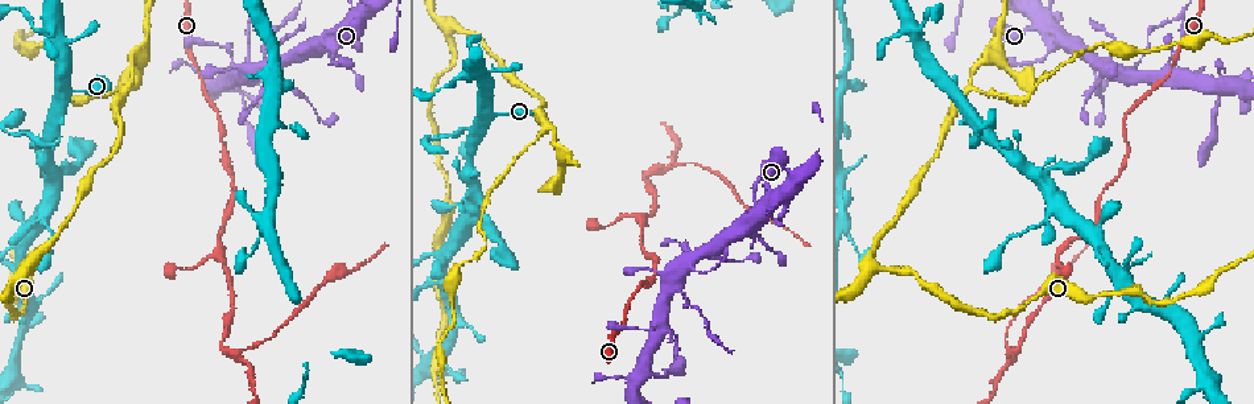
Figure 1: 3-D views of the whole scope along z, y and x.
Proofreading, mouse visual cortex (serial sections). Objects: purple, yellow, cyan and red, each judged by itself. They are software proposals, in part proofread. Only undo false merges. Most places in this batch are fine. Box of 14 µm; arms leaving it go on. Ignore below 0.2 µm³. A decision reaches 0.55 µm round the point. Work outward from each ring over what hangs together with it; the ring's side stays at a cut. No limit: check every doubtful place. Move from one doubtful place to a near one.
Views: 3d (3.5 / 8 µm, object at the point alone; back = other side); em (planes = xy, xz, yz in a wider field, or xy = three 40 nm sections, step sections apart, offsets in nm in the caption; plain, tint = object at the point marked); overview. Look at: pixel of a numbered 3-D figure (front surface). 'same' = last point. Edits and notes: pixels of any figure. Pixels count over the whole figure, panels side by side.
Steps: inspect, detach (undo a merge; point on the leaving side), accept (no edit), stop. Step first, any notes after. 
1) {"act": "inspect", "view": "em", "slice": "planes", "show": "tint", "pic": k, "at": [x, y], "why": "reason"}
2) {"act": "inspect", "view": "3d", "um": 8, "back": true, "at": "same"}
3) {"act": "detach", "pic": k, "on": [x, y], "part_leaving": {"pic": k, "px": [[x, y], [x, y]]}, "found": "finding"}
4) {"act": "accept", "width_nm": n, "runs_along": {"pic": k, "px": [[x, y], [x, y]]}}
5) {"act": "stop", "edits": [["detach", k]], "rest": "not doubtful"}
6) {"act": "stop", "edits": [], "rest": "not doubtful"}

{"act": "inspect", "view": "3d", "um": 3.5, "pic": 1, "at": [680, 291], "why": "side arm on a straight run"}

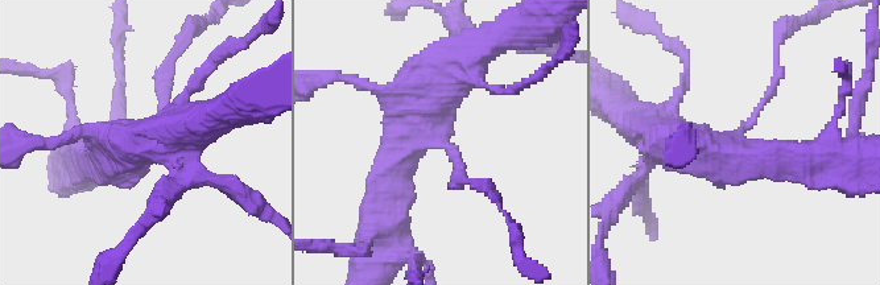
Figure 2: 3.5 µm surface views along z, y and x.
{"act": "inspect", "view": "em", "slice": "xy", "step": 1, "show": "tint", "pic": 2, "at": [438, 139]}

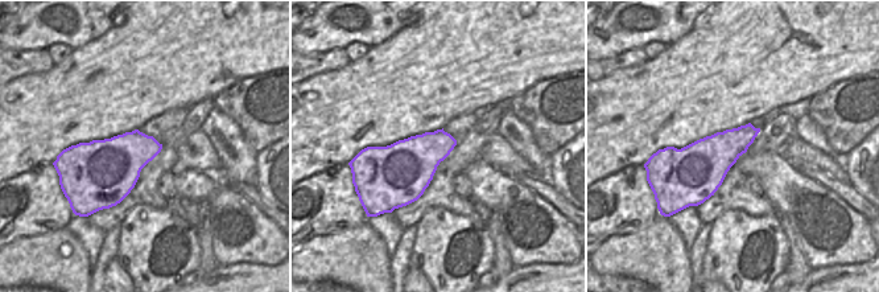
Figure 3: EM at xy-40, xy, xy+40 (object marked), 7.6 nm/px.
{"act": "accept", "runs_along": {"pic": 2, "px": [[469, 56], [424, 93], [388, 197]]}, "found": "continuous, no second cell"}

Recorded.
{"act": "inspect", "view": "3d", "um": 3.5, "pic": 1, "at": [224, 349], "why": "sharp bend"}

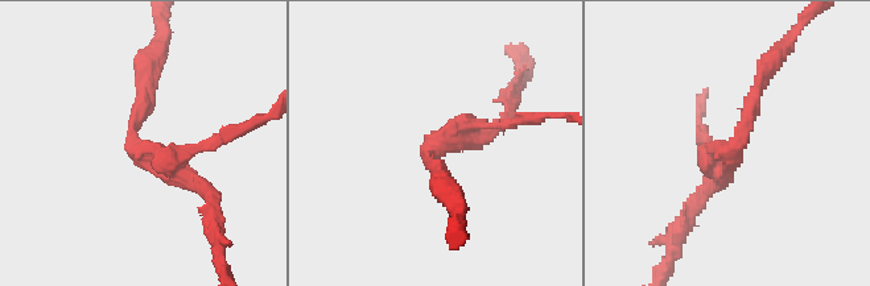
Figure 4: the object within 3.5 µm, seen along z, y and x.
{"act": "inspect", "view": "em", "slice": "planes", "show": "tint", "pic": 4, "at": [738, 144], "why": "now the EM"}

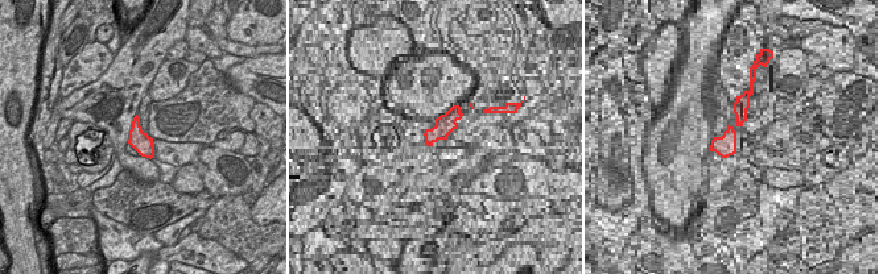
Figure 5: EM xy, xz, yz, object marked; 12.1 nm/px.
{"act": "detach", "pic": 4, "on": [219, 137], "part_leaving": {"pic": 4, "px": [[135, 146], [192, 154], [248, 127]]}, "found": "a second cell is stuck on"}

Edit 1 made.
{"act": "inspect", "view": "3d", "um": 3.5, "pic": 1, "at": [691, 308]}

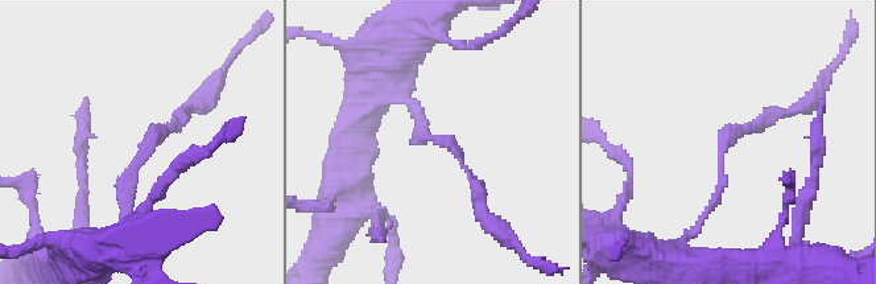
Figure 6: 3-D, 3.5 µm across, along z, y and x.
{"act": "inspect", "view": "em", "slice": "planes", "show": "tint", "pic": 6, "at": [426, 141]}

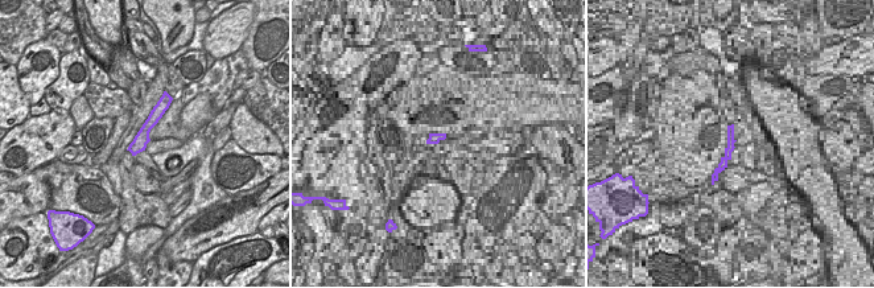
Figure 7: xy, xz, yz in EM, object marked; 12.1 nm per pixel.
{"act": "accept", "arm_widths_nm": [100, 100], "runs_along": {"pic": 7, "px": [[164, 105], [134, 149]]}, "found": "all the same cell"}

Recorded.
{"act": "inspect", "view": "3d", "um": 8, "pic": 1, "at": [545, 128], "why": "branch point"}

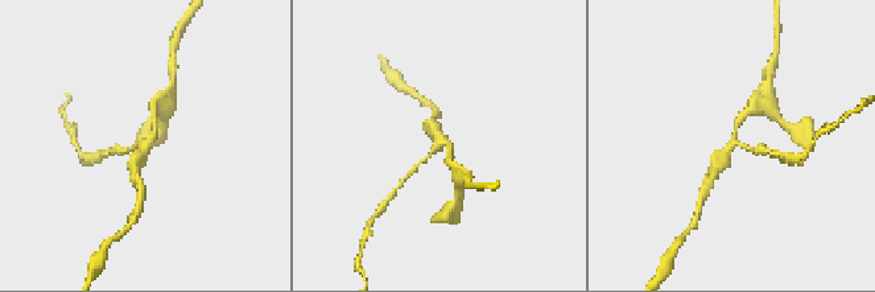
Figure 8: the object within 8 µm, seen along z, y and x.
{"act": "inspect", "view": "3d", "um": 3.5, "pic": 8, "at": [732, 142], "why": "zoom in"}

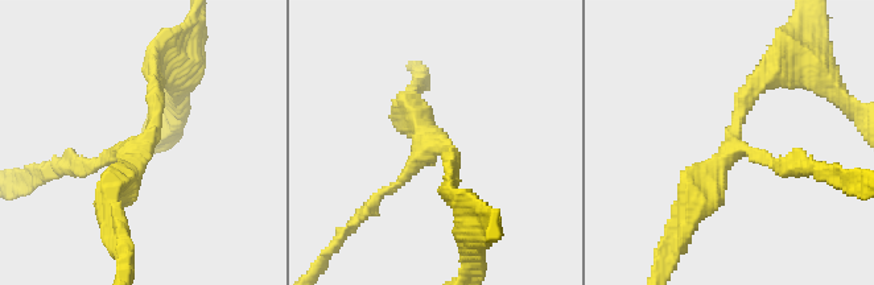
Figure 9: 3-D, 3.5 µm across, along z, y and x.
{"act": "inspect", "view": "em", "slice": "planes", "show": "tint", "pic": 9, "at": [130, 146], "arms": 3, "arm_widths_nm": [150, 200, 300], "why": "now the EM"}

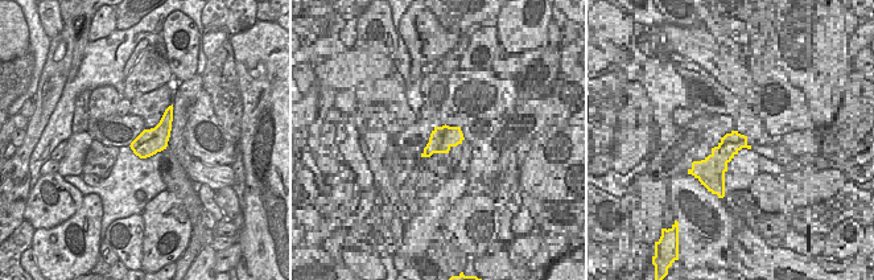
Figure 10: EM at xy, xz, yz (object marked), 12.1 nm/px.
{"act": "accept", "runs_along": {"pic": 9, "px": [[689, 218], [767, 79]]}, "found": "one cell here"}

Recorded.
{"act": "stop", "edits": [["detach", 4]], "rest": "not doubtful"}

